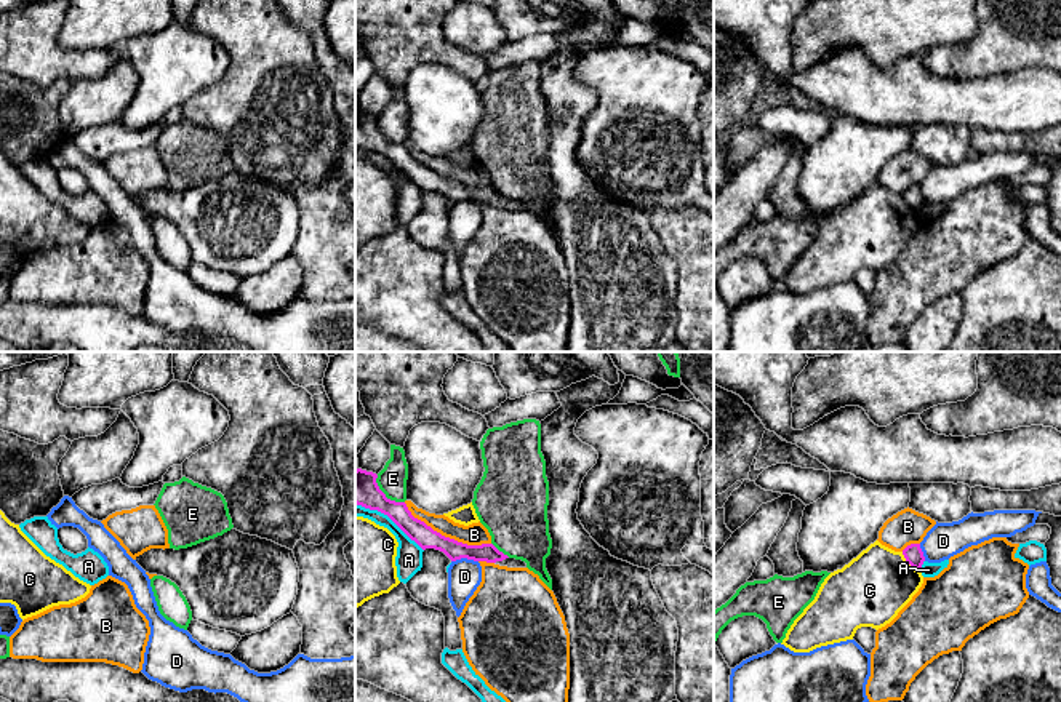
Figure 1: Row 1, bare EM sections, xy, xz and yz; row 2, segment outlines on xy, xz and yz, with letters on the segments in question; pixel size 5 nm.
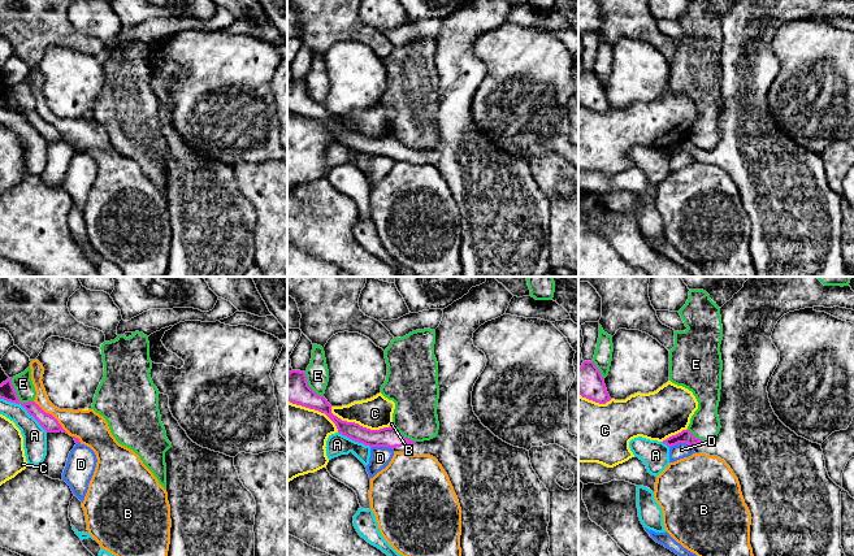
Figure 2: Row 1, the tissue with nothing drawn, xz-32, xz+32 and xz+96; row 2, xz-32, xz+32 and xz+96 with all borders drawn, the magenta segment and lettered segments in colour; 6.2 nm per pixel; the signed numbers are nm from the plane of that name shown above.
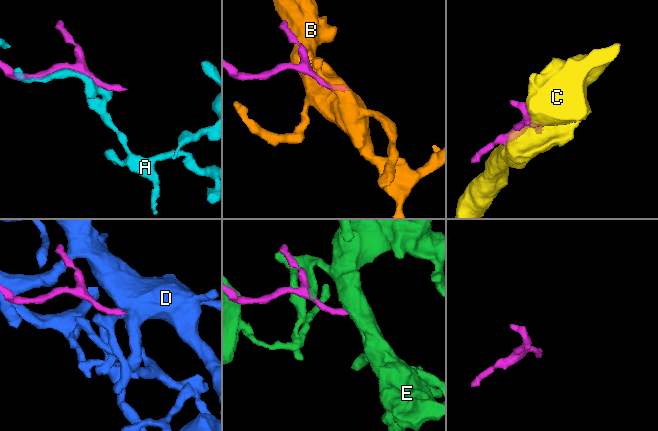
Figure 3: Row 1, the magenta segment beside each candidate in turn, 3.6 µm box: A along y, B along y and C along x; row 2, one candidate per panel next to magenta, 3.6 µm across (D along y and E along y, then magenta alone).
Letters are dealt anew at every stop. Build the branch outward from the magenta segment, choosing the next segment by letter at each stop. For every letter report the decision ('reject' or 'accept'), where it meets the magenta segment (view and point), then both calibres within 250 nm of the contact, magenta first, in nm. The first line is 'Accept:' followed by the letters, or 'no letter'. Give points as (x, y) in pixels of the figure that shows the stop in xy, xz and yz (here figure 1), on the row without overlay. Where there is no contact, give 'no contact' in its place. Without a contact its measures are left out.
Accept: no letter
A: reject | xz (389, 159) | 180/140 nm
B: reject | xz (444, 178) | 110/110 nm
C: reject | yz (909, 205) | 90/360 nm
D: reject | xz (464, 199) | 110/170 nm
E: reject | xz (384, 136) | 180/140 nm

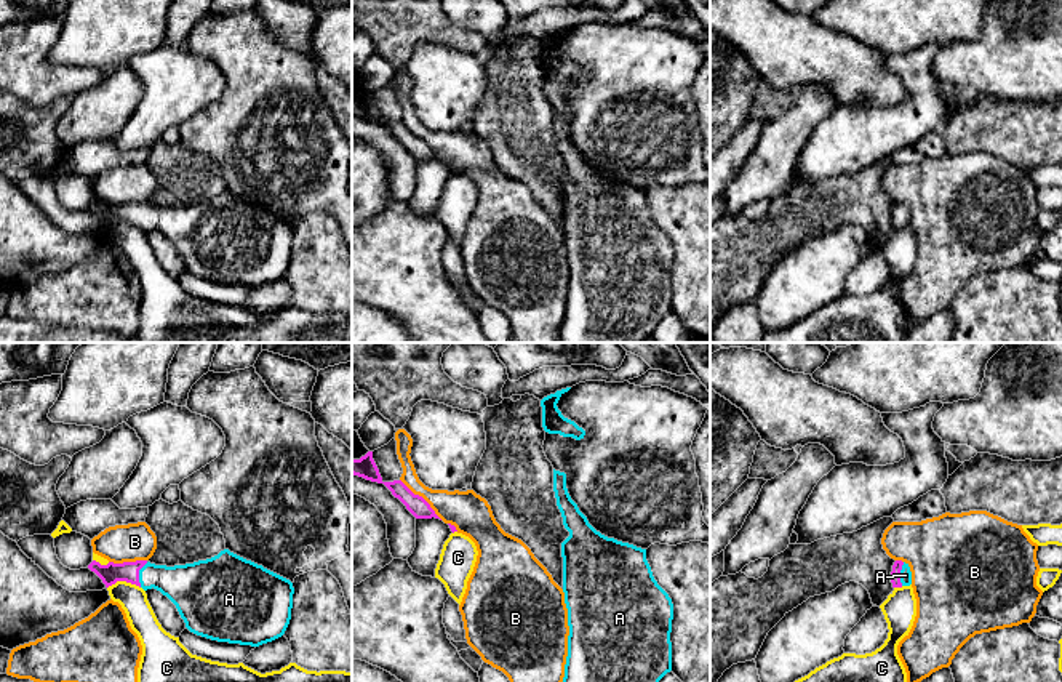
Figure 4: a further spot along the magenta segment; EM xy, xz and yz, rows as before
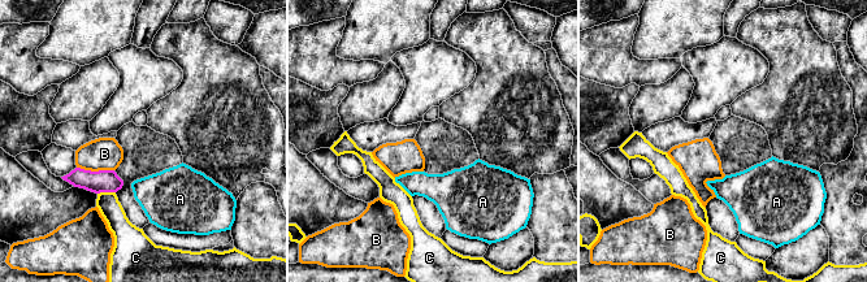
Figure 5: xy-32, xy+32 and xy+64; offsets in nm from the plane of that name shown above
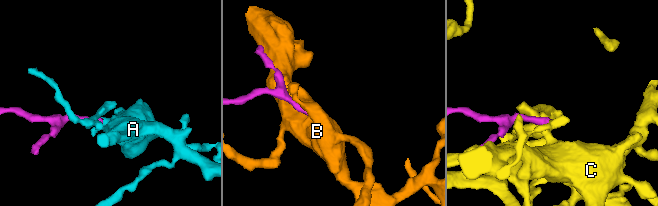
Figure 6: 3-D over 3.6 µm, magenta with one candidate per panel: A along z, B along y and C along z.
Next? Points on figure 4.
Accept: A
A: accept | xy (138, 216) | 100/220 nm
B: reject | xz (423, 140) | 100/200 nm
C: reject | xy (123, 221) | 100/140 nm

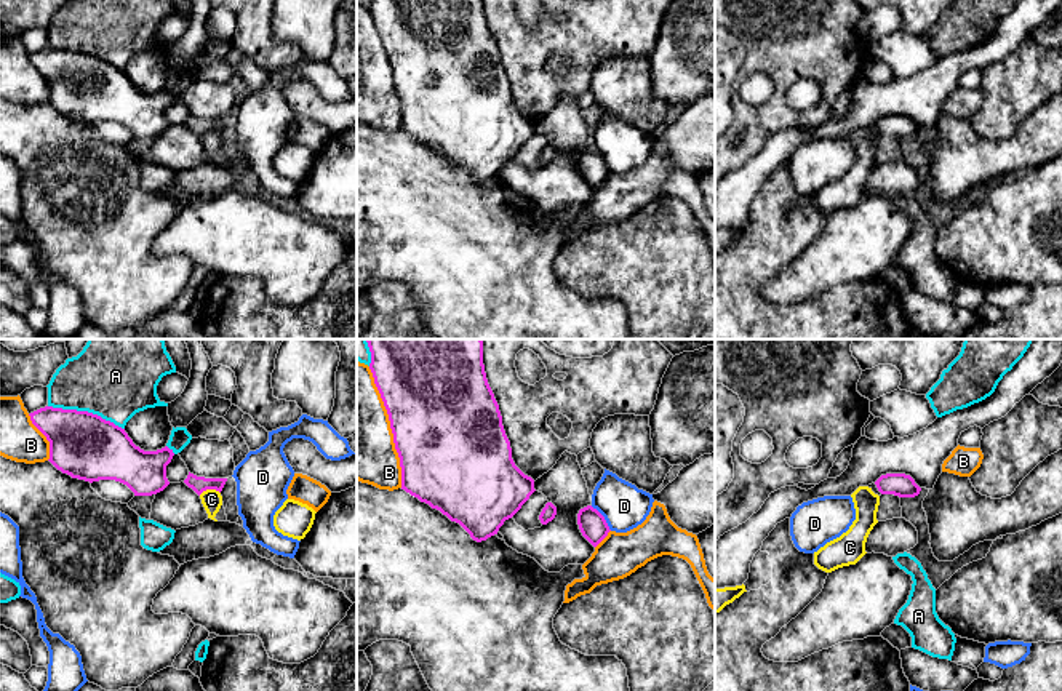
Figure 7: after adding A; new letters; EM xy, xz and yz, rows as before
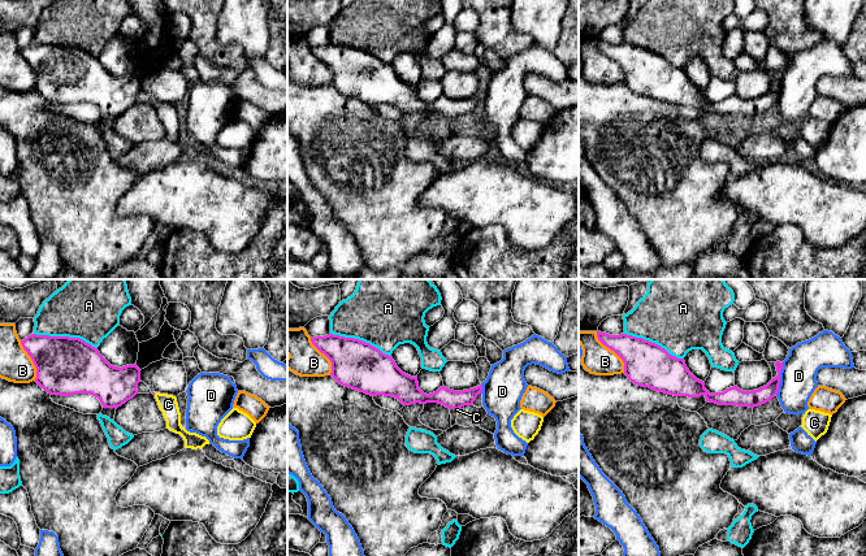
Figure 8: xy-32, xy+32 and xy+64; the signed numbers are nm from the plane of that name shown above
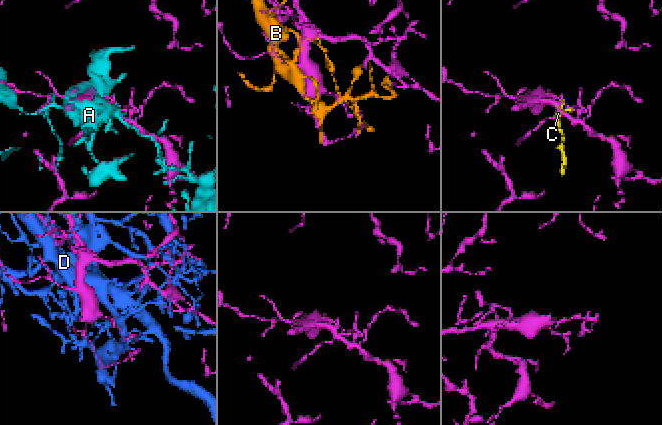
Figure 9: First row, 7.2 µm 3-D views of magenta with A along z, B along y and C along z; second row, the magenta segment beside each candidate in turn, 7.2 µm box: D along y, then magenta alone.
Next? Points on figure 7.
Accept: no letter
A: reject | xy (87, 53) | 340/320 nm
B: reject | xz (391, 69) | 500/360 nm
C: reject | xy (208, 130) | 80/110 nm
D: reject | xz (603, 159) | 140/220 nm

